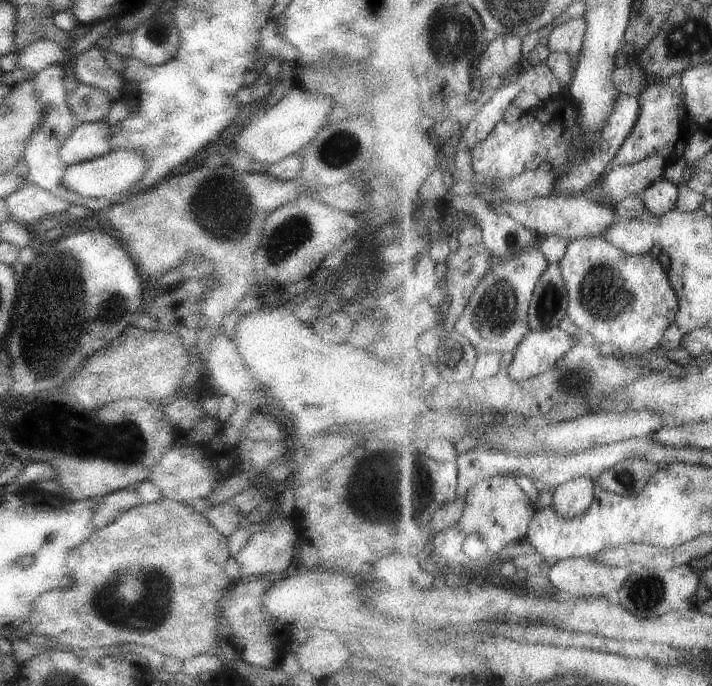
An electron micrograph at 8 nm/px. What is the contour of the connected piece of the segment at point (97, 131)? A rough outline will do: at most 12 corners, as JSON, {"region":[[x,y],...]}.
{"region":[[79,122],[60,154],[66,166],[111,151],[113,128]]}

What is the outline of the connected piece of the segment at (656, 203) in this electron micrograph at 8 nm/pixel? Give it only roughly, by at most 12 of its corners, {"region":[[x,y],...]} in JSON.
{"region":[[676,174],[658,179],[644,193],[647,210],[664,216],[680,198]]}

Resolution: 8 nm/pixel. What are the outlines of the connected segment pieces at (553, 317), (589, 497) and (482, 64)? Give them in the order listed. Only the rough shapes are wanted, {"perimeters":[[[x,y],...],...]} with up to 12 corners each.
{"perimeters":[[[562,266],[542,275],[530,307],[533,331],[559,327],[570,294]],[[578,477],[553,492],[553,506],[568,520],[586,514],[597,484]],[[492,36],[477,75],[512,70],[526,58],[524,37]]]}

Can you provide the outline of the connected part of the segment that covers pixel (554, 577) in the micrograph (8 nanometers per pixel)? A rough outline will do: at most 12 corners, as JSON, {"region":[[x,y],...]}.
{"region":[[592,558],[559,561],[548,576],[574,597],[624,588],[632,568]]}

